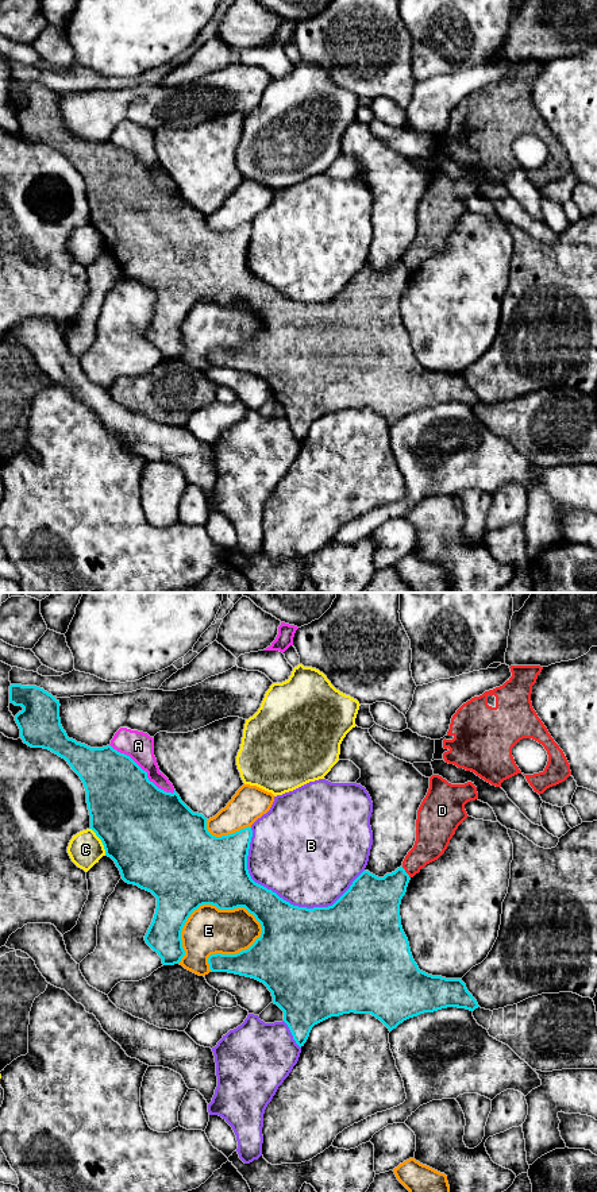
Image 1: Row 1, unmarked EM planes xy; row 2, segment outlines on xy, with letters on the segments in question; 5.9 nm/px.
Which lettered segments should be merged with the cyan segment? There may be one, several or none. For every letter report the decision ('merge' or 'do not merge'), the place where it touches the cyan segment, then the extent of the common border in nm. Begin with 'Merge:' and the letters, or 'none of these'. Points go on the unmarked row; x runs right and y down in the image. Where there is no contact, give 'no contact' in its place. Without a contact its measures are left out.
Merge: none of these
A: do not merge; meets cyan in xy at (145, 166); contact 480 nm long
B: do not merge; meets cyan in xy at (282, 294); contact 700 nm long
C: do not merge; meets cyan in xy at (101, 236); contact 190 nm long
D: do not merge; meets cyan in xy at (405, 267); contact 90 nm long
E: do not merge; meets cyan in xy at (201, 300); contact 550 nm long

